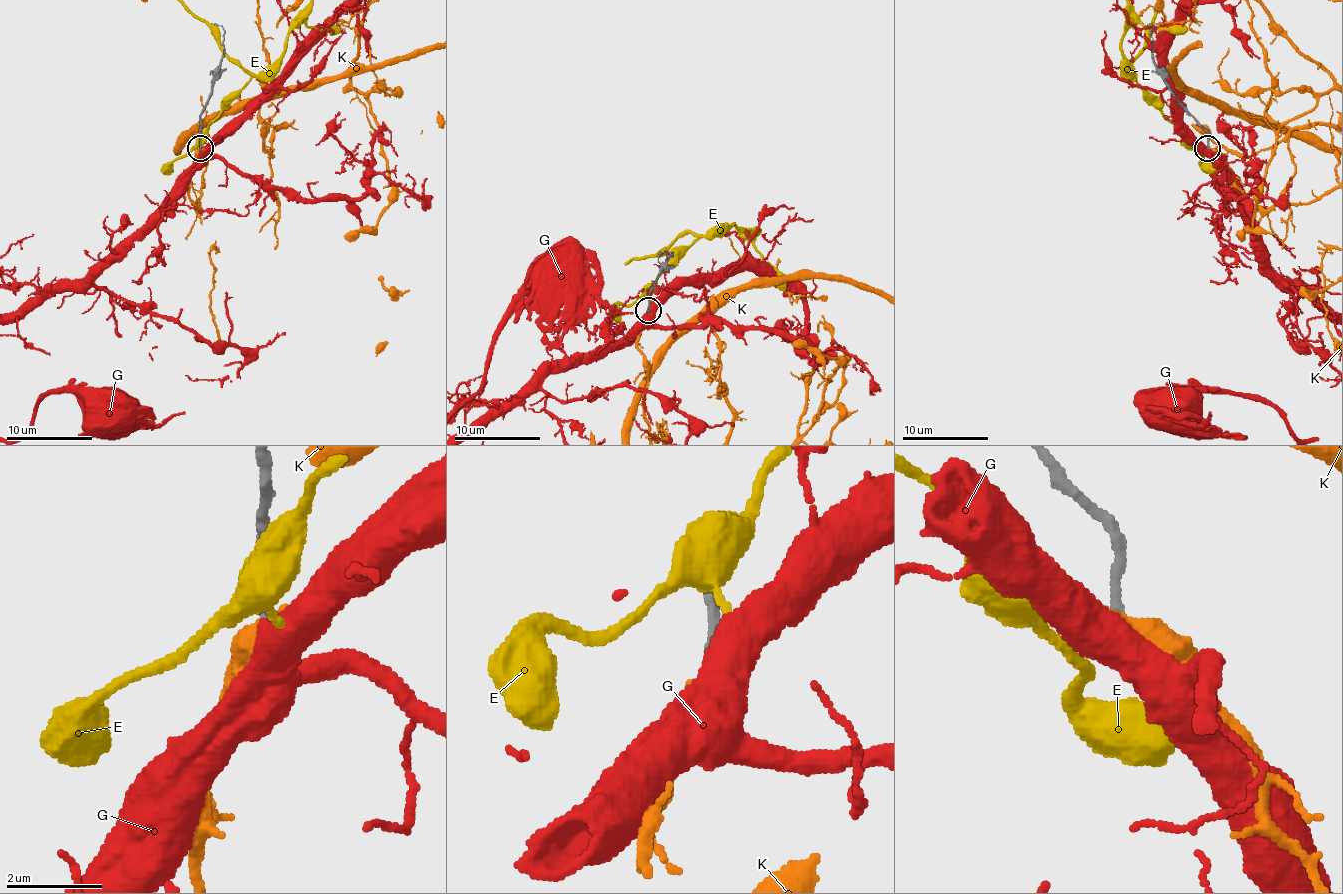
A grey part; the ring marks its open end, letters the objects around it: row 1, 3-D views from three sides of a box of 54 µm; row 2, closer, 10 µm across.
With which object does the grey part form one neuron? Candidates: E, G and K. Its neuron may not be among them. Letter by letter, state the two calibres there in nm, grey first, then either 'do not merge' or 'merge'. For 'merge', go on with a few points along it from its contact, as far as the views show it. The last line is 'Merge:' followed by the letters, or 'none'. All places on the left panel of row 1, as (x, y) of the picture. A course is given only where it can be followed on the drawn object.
E: 190/130 nm | do not merge
G: 200/650 nm | merge
K: 200/550 nm | do not merge
Merge: G

